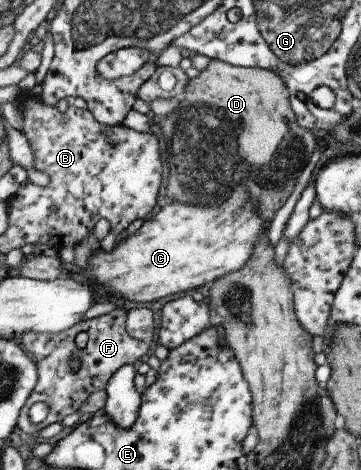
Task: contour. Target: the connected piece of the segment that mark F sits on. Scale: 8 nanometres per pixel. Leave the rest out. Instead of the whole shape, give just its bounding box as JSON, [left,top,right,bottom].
[18,309,153,435]

